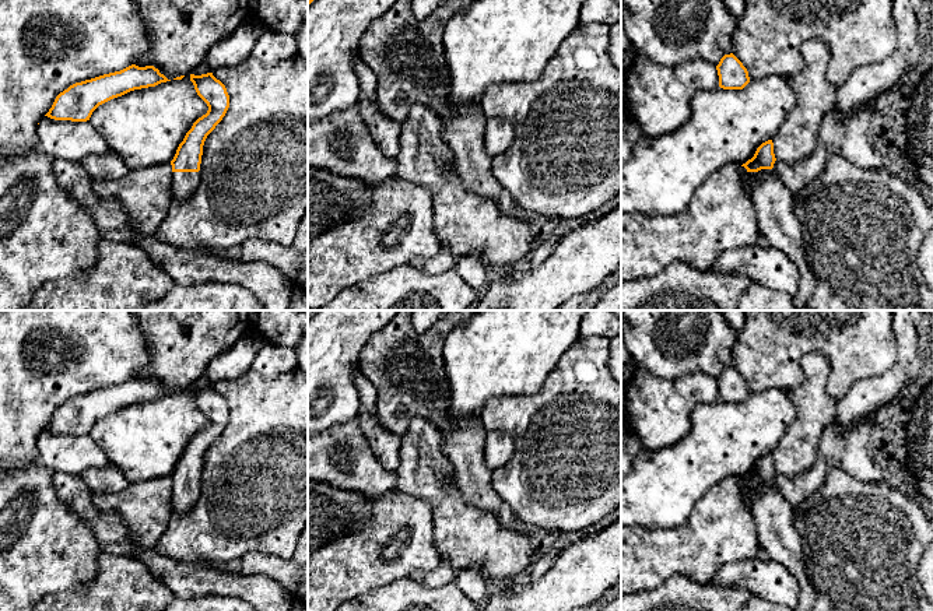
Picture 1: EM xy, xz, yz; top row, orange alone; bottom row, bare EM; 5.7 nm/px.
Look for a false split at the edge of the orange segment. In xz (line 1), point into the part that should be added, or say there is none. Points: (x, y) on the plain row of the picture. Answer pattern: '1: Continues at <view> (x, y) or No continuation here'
1: No continuation here

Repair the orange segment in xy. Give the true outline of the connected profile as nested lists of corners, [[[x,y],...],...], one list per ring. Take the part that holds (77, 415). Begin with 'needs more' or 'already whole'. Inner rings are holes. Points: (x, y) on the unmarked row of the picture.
already whole | [[[131,378],[120,384],[76,396],[60,405],[45,428],[55,433],[87,435],[102,417],[130,404],[171,394],[154,379]]]

